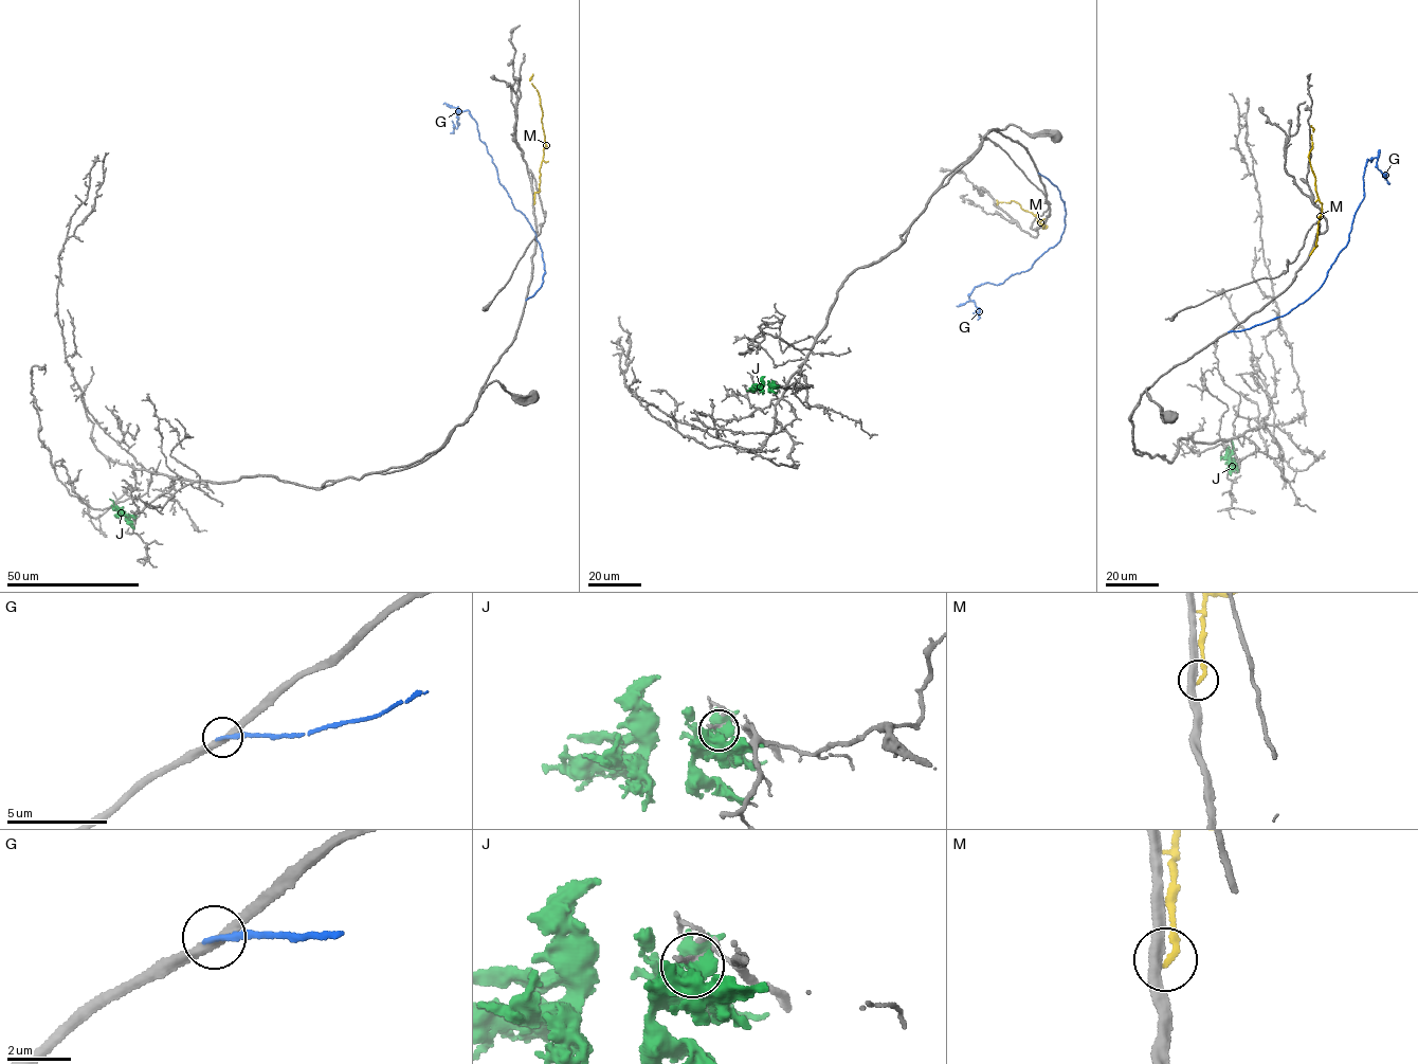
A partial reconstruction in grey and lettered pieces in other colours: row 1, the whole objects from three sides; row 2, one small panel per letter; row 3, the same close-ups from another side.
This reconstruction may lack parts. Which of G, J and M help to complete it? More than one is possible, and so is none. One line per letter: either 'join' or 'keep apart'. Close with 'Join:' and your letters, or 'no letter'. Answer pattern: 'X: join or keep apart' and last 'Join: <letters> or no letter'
G: keep apart
J: keep apart
M: keep apart
Join: no letter

